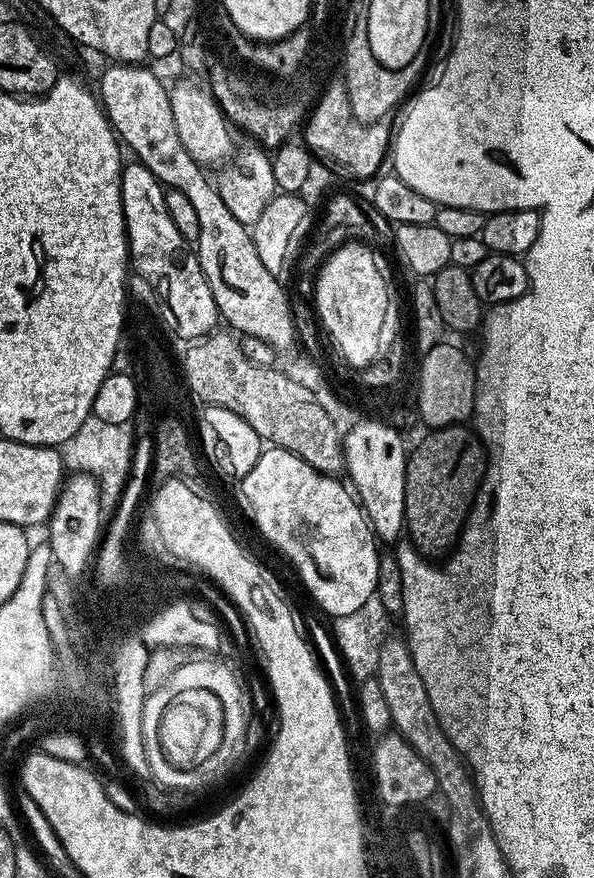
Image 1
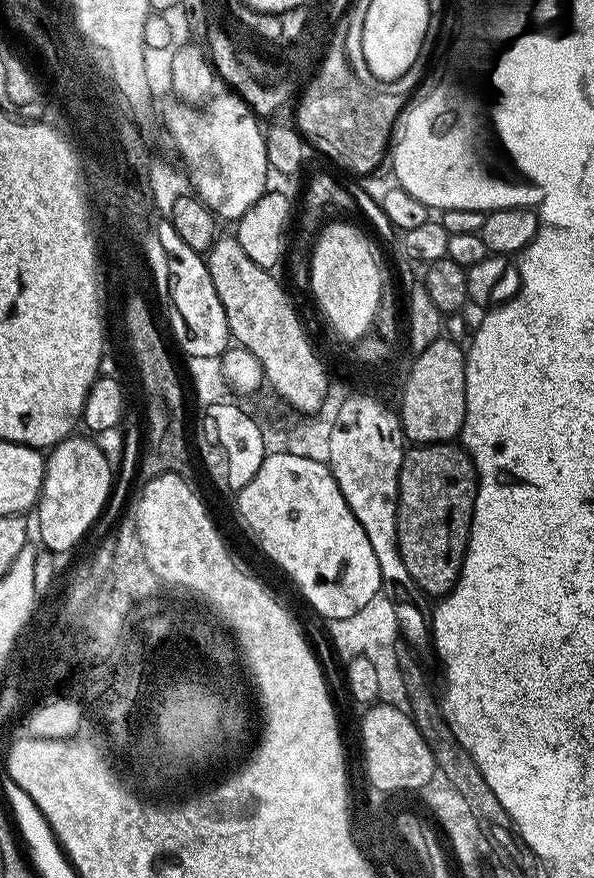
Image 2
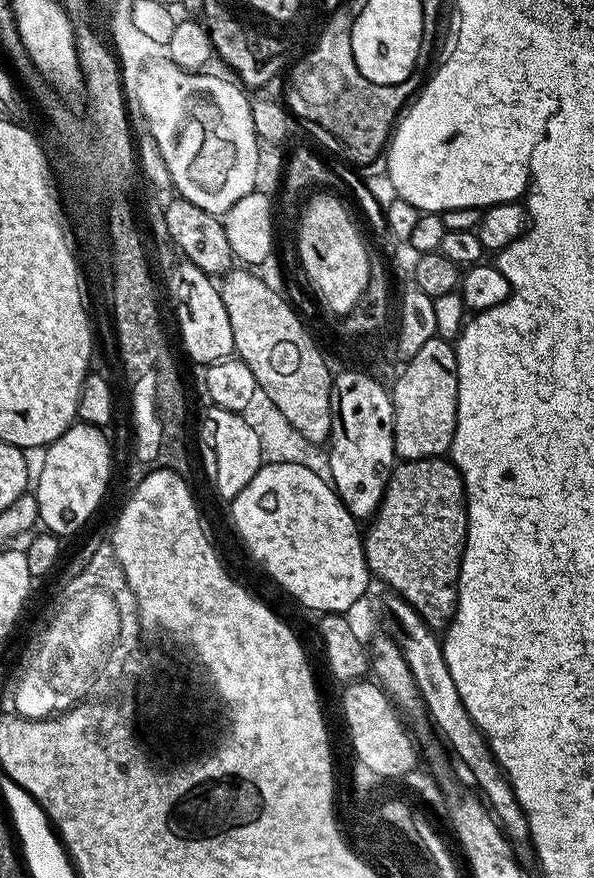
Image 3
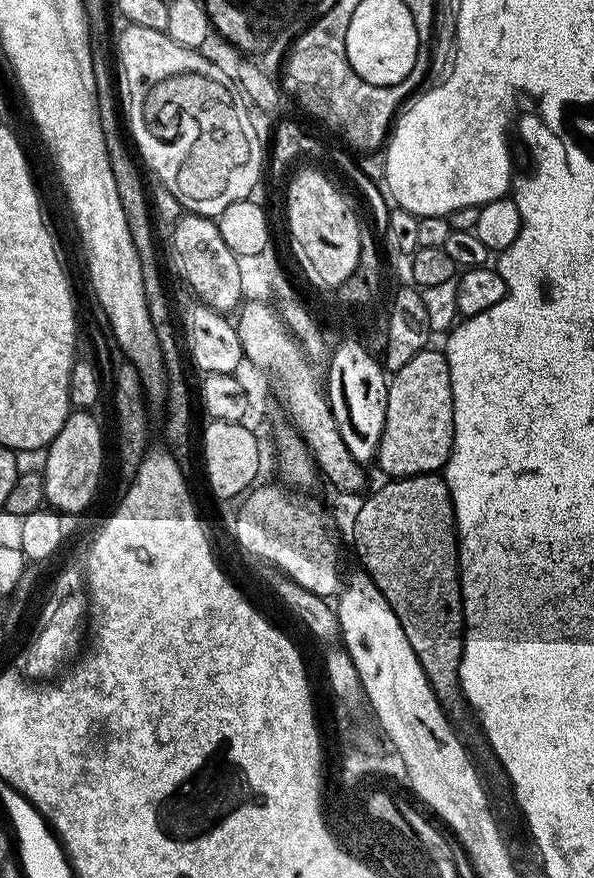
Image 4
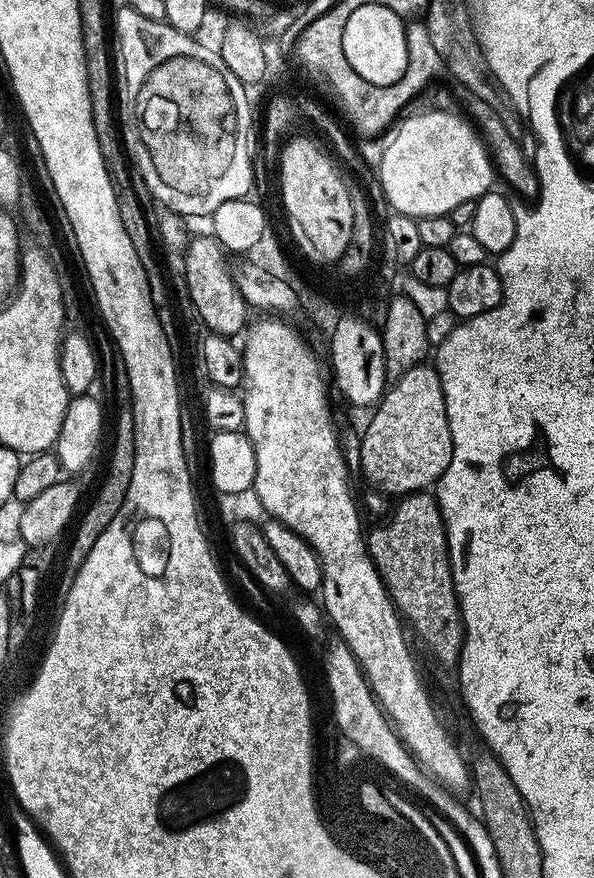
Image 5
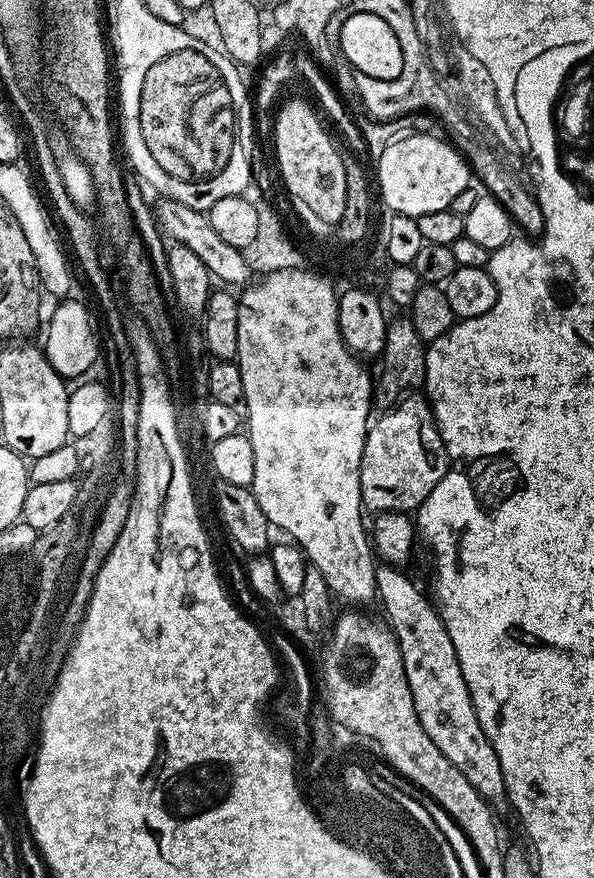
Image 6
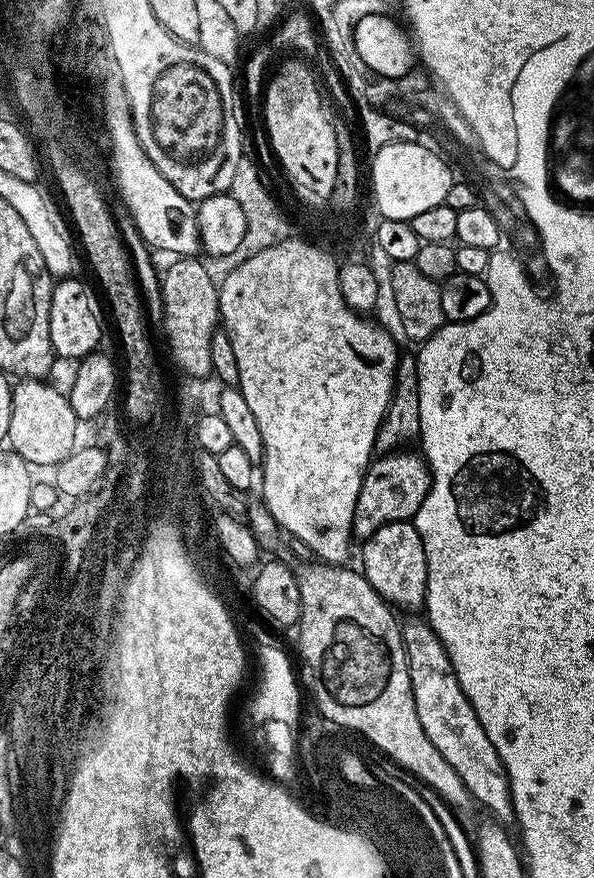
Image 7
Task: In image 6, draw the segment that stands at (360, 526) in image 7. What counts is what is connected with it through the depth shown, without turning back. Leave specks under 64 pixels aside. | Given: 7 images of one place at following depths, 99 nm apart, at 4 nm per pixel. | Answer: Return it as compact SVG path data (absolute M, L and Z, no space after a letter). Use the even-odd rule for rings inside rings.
M408 394L399 404L379 415L371 421L362 450L361 505L372 514L415 513L450 467L448 450L432 417L432 406L423 395Z

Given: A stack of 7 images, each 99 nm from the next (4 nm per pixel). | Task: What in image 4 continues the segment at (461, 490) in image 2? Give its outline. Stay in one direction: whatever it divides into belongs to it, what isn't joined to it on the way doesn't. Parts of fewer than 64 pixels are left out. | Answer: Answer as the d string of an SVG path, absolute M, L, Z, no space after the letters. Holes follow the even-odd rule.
M434 472L407 476L406 478L388 478L383 482L385 484L377 492L370 494L368 492L364 496L362 510L359 511L358 518L355 519L354 530L350 535L352 548L356 551L357 558L360 559L359 567L374 582L374 586L378 586L378 590L382 590L382 598L386 598L386 602L390 602L390 610L394 610L394 614L406 634L406 642L410 642L410 646L414 650L414 654L418 658L418 662L438 698L438 702L444 707L444 712L449 720L459 722L464 715L469 715L470 709L467 700L464 699L464 691L460 685L460 662L462 660L462 650L464 649L464 599L460 589L460 542L456 539L456 515L452 505L452 495L443 475Z

